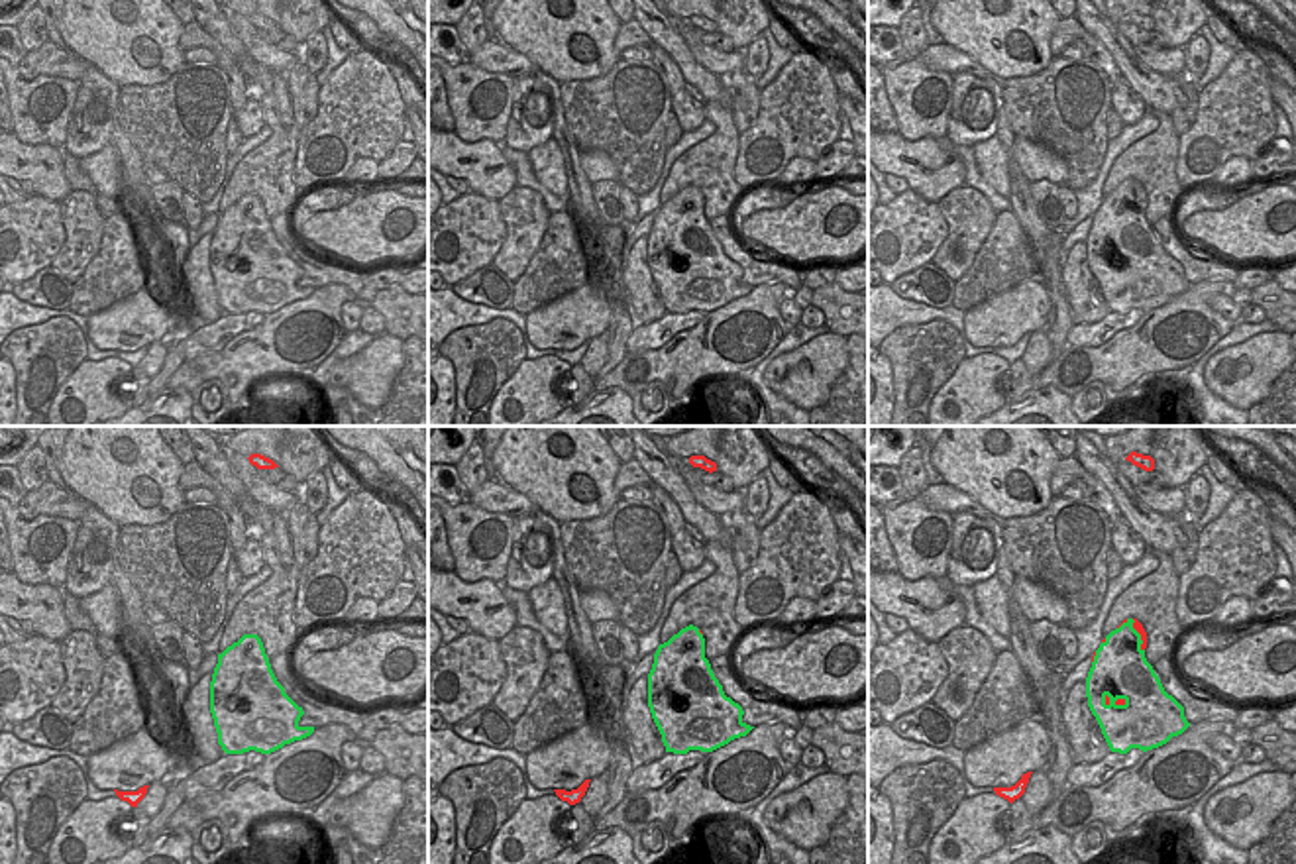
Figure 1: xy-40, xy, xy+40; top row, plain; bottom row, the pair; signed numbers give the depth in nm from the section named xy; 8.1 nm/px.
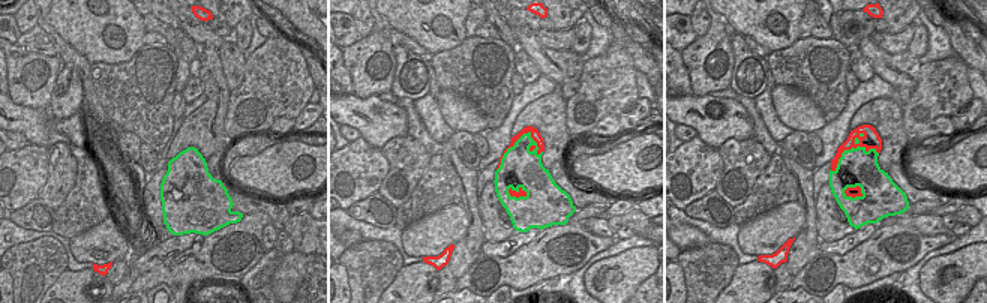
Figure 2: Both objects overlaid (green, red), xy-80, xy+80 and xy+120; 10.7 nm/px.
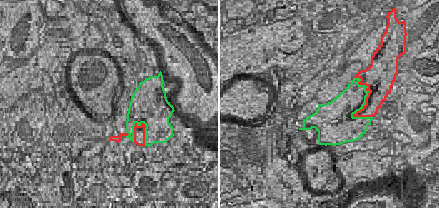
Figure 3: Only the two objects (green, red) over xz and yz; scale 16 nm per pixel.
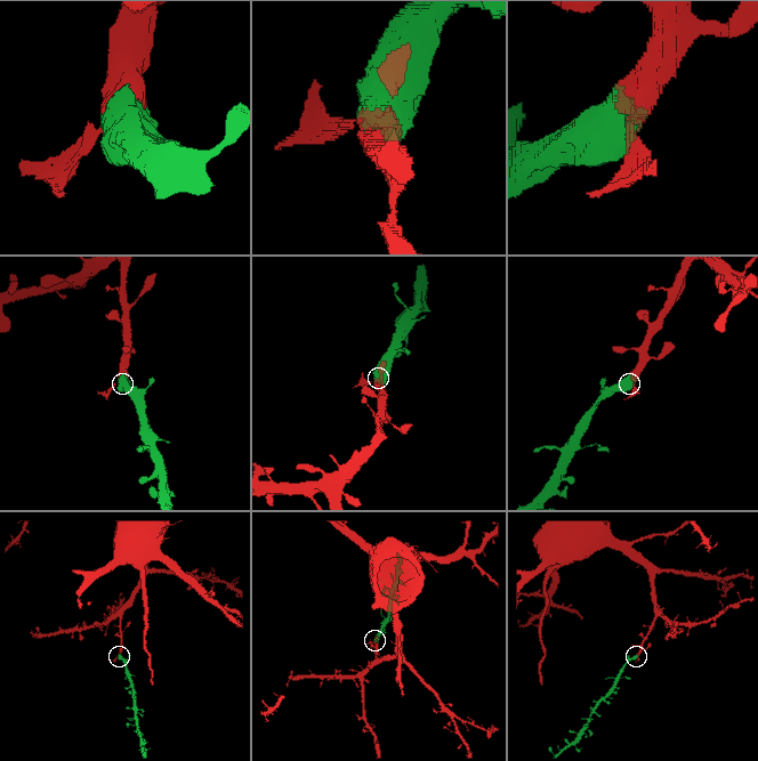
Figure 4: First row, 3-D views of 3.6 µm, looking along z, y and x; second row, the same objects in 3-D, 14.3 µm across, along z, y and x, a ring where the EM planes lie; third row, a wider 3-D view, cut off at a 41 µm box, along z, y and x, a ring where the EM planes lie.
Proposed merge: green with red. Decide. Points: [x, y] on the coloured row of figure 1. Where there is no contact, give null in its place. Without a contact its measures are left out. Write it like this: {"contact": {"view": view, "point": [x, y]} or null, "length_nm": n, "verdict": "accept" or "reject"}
{"contact": {"view": "xy+40", "point": [1139, 635]}, "length_nm": 280, "verdict": "accept"}

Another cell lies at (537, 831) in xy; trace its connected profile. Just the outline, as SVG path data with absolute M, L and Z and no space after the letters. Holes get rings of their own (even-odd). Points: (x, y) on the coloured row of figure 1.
M558 795L522 799L497 831L489 864L540 864L560 854L567 846L569 809Z

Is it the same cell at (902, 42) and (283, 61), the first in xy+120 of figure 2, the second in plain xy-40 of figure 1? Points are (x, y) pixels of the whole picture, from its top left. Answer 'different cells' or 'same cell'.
same cell

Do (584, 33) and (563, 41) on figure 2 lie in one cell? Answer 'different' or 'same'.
different

